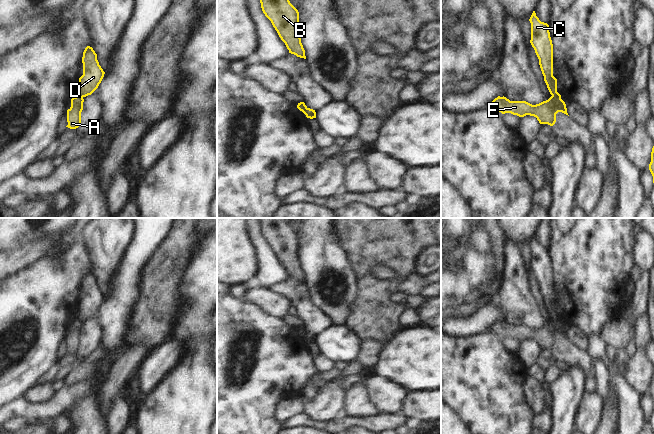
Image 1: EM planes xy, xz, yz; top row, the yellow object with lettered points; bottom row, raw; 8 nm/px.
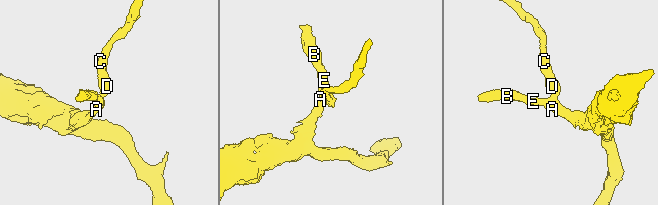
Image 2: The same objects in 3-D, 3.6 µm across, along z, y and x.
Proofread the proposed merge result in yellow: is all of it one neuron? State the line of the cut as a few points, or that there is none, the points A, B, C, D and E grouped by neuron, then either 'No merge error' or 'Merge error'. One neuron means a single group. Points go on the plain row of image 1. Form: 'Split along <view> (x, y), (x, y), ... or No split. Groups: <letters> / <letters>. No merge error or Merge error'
Split along yz (552, 319), (560, 322). Groups: A B E / C D. Merge error

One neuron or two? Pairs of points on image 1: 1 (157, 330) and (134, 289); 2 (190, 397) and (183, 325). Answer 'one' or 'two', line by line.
1: two
2: one

